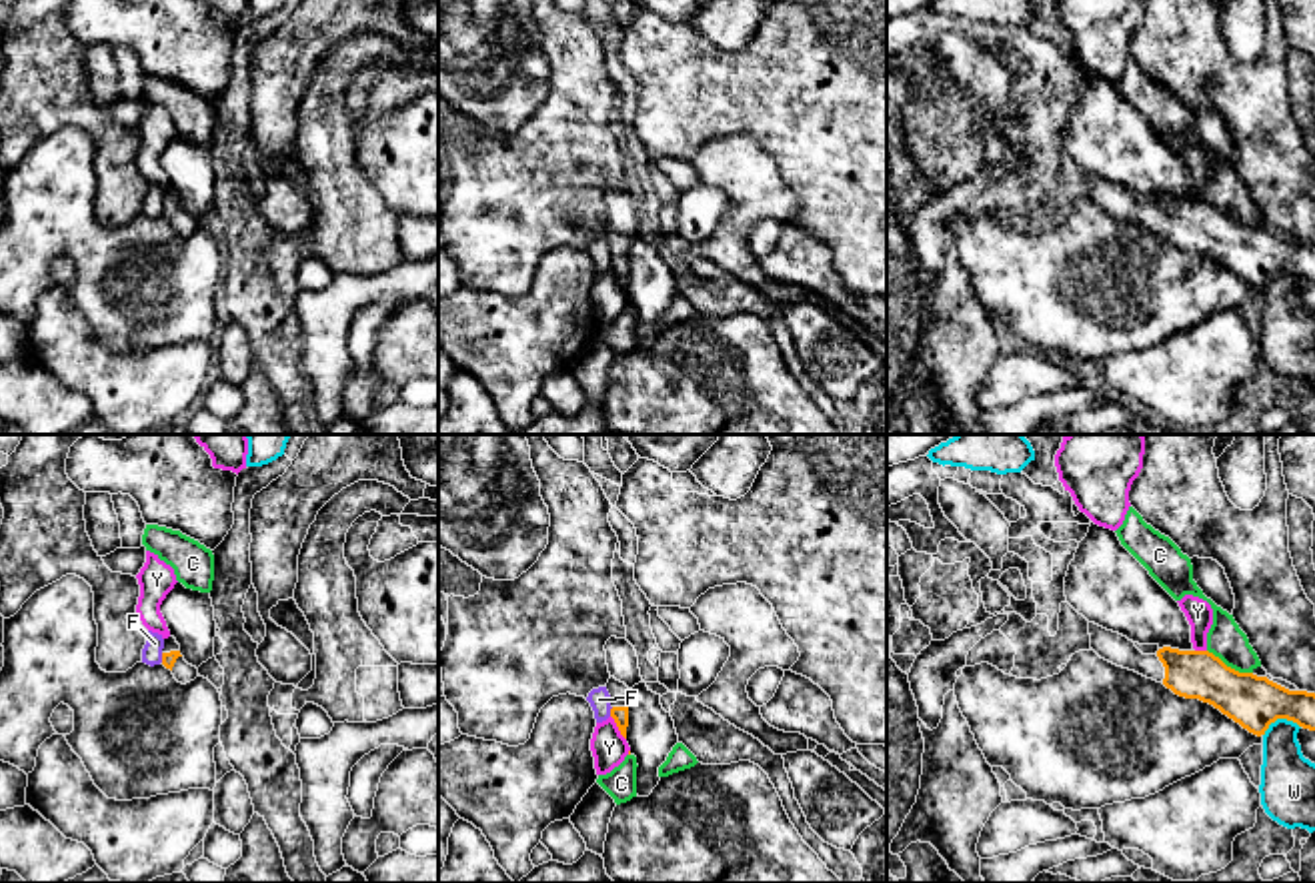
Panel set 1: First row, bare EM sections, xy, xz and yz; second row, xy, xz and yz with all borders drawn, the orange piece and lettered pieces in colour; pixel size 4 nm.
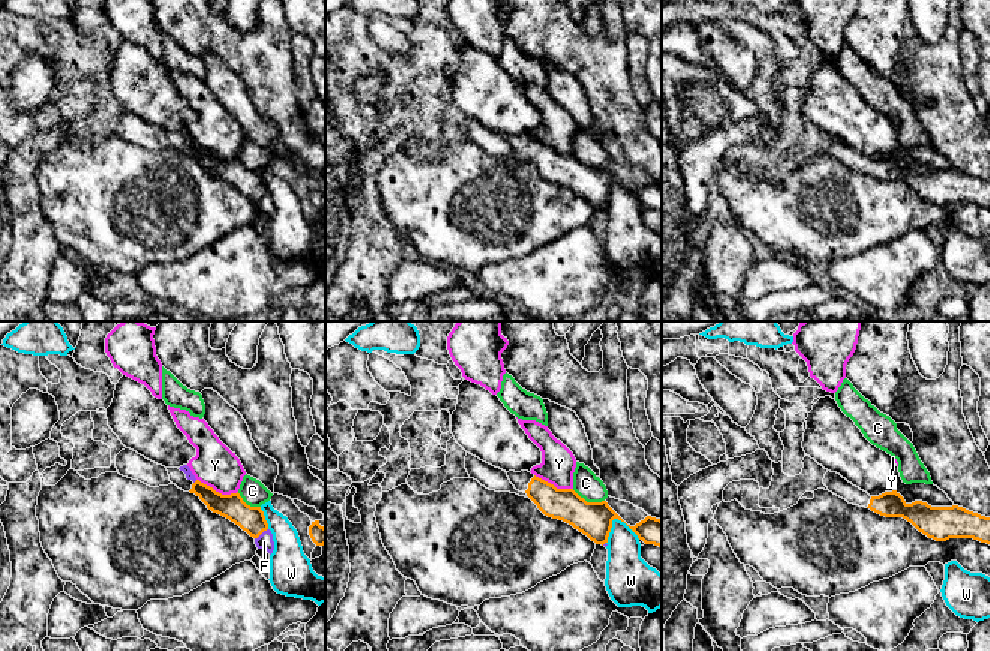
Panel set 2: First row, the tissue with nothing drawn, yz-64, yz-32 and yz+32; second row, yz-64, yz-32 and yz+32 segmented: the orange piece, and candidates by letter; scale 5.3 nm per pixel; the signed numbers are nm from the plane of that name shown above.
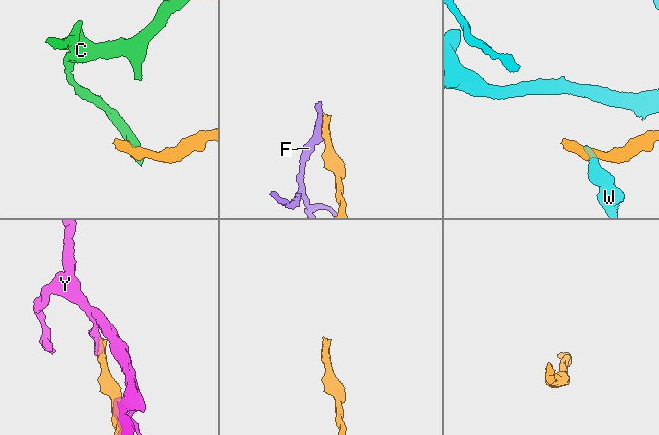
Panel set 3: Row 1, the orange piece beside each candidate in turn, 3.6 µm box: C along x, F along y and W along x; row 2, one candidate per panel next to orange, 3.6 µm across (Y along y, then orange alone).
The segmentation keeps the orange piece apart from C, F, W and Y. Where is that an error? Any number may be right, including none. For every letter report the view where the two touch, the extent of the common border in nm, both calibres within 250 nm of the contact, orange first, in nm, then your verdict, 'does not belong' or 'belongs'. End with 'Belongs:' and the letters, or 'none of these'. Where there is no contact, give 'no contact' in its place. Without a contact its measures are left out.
C: yz | 200 nm | 220/150 nm | does not belong
F: xy | 40 nm | 60/80 nm | does not belong
W: yz | 160 nm | 220/220 nm | does not belong
Y: xz | 120 nm | 60/150 nm | does not belong
Belongs: none of these

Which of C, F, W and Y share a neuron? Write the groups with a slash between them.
C / F / W / Y

